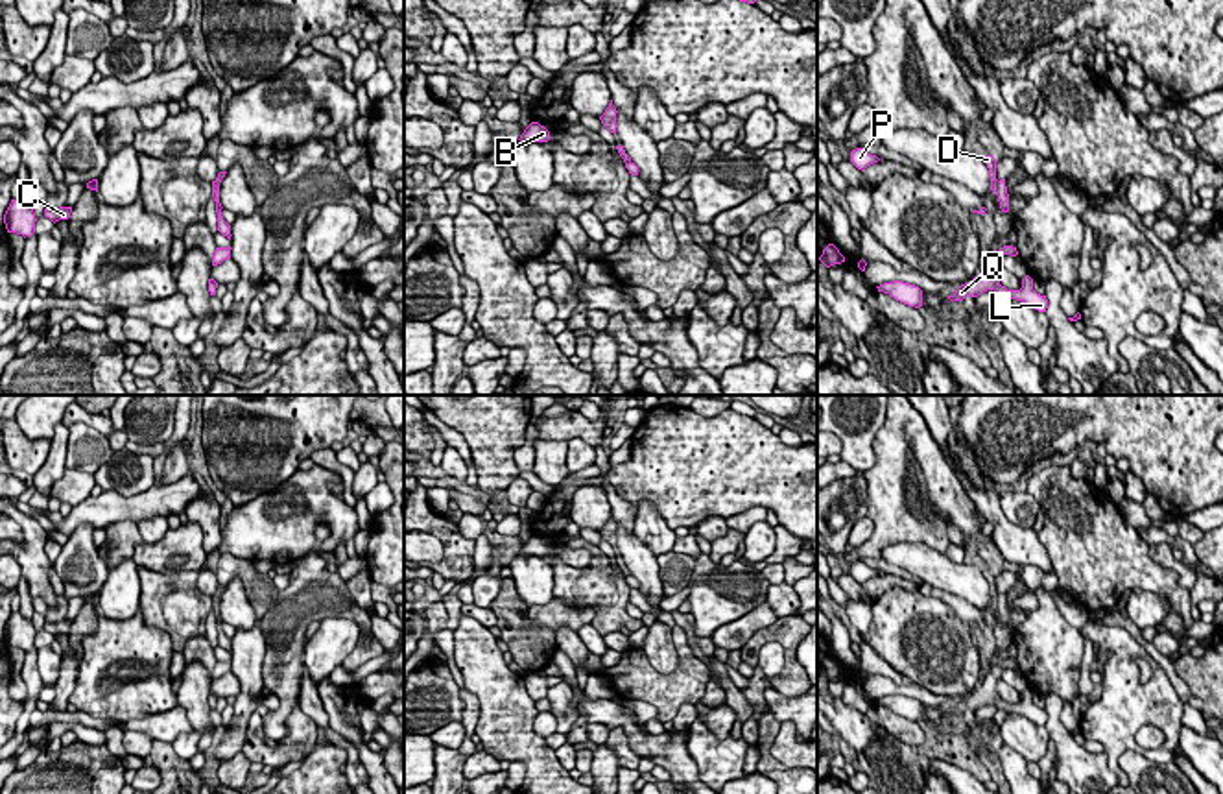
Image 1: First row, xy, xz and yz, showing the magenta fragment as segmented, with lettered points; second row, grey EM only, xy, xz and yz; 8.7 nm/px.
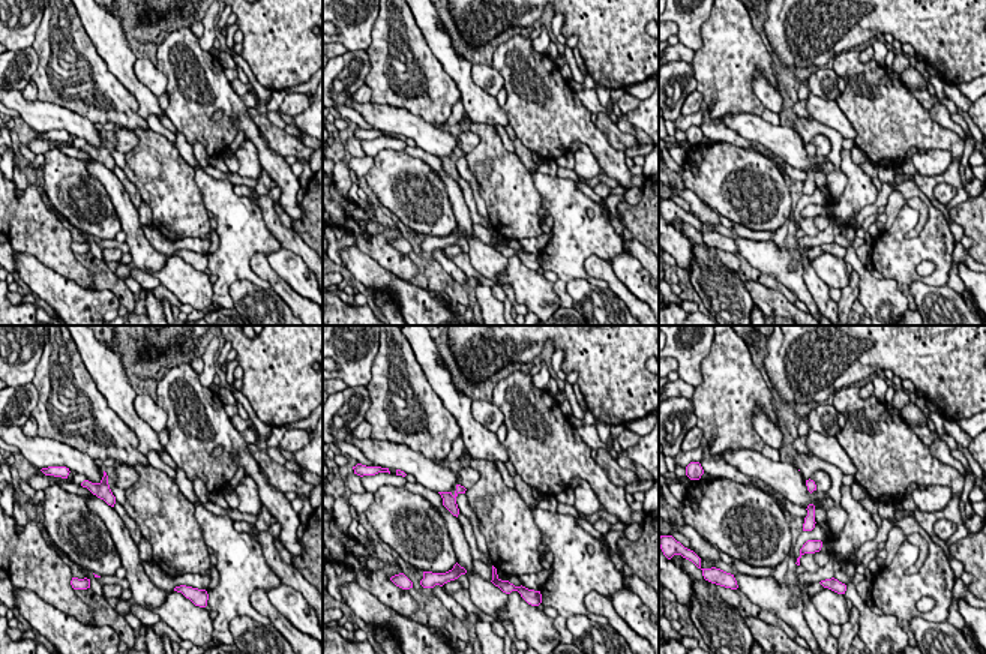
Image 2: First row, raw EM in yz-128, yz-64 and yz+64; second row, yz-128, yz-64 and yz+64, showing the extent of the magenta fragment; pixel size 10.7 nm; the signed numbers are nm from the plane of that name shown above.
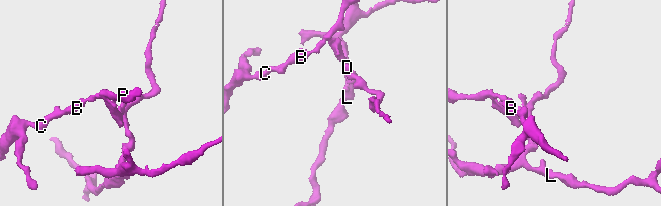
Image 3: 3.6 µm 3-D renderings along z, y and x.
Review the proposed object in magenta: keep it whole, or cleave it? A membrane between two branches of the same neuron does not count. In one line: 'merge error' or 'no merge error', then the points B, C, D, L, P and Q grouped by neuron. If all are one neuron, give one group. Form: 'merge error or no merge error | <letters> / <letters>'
merge error | B C D P / L Q

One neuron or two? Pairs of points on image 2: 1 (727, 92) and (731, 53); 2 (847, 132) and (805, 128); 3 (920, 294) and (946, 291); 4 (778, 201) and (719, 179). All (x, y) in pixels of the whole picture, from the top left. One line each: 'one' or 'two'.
1: one
2: two
3: one
4: one

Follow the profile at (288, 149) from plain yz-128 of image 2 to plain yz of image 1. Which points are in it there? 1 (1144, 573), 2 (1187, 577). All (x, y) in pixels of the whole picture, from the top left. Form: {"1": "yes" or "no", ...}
{"1": "no", "2": "yes"}

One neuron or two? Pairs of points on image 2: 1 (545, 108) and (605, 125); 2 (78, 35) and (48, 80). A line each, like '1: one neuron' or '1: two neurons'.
1: two neurons
2: one neuron

